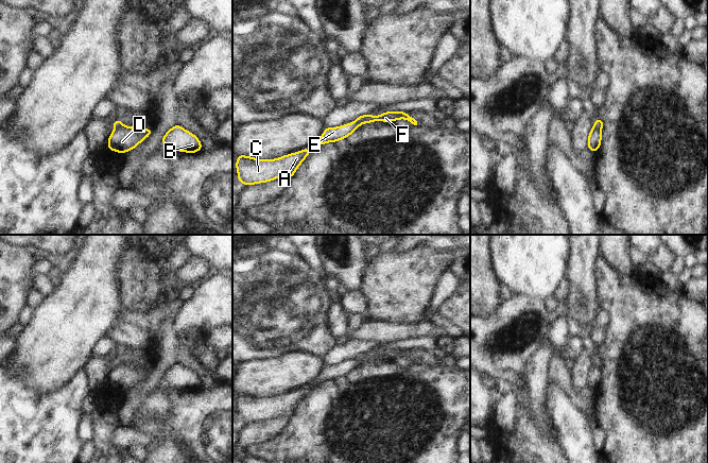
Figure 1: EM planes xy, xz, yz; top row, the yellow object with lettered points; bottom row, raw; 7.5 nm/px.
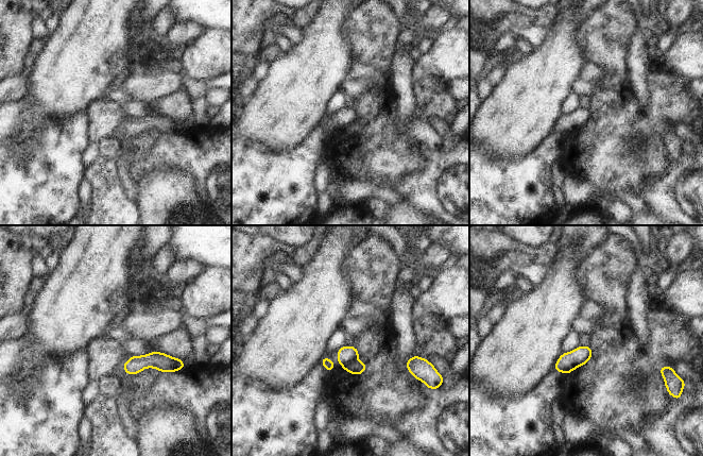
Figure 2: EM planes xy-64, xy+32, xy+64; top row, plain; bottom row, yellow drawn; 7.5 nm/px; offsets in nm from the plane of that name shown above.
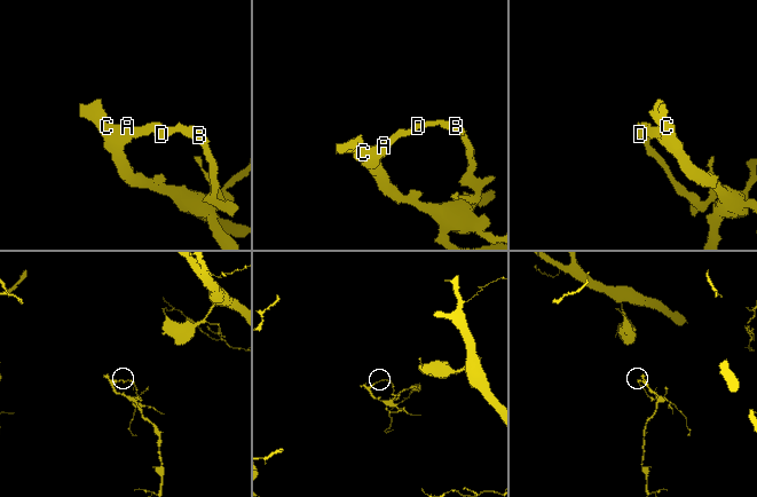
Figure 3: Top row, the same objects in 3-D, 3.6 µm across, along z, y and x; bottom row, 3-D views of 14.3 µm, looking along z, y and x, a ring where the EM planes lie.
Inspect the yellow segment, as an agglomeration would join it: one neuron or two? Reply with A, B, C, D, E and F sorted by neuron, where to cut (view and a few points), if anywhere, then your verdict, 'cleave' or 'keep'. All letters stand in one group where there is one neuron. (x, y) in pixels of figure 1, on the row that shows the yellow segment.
A C E / B D F | yz (593, 125), (600, 131) | cleave

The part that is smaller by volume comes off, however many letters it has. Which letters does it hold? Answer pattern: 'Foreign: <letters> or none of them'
Foreign: B, D, F

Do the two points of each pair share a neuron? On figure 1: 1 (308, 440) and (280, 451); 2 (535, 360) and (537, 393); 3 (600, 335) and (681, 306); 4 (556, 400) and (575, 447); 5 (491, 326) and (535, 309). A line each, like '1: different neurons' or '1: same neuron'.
1: same neuron
2: same neuron
3: different neurons
4: same neuron
5: same neuron

